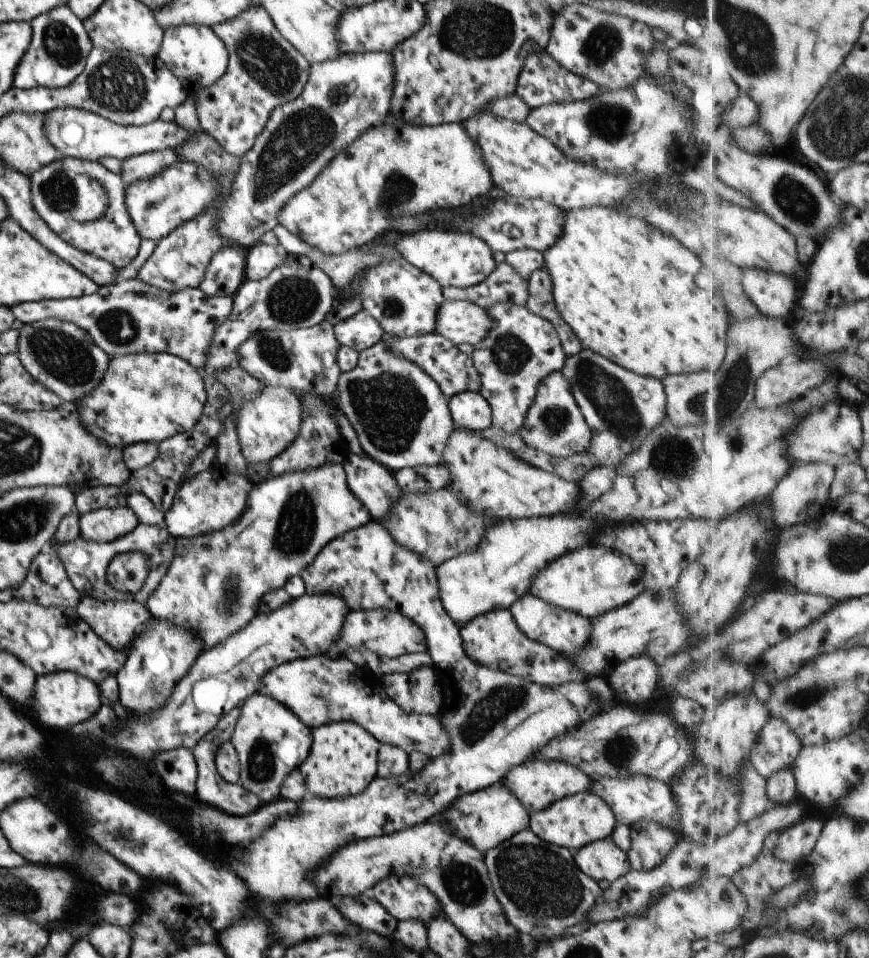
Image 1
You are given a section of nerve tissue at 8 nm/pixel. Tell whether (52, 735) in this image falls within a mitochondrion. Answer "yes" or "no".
no

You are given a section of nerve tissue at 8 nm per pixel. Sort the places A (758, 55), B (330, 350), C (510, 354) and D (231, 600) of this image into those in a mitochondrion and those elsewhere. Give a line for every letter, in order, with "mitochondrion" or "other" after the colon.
A: mitochondrion
B: other
C: mitochondrion
D: mitochondrion

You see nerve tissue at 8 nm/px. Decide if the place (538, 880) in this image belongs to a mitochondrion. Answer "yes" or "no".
yes

